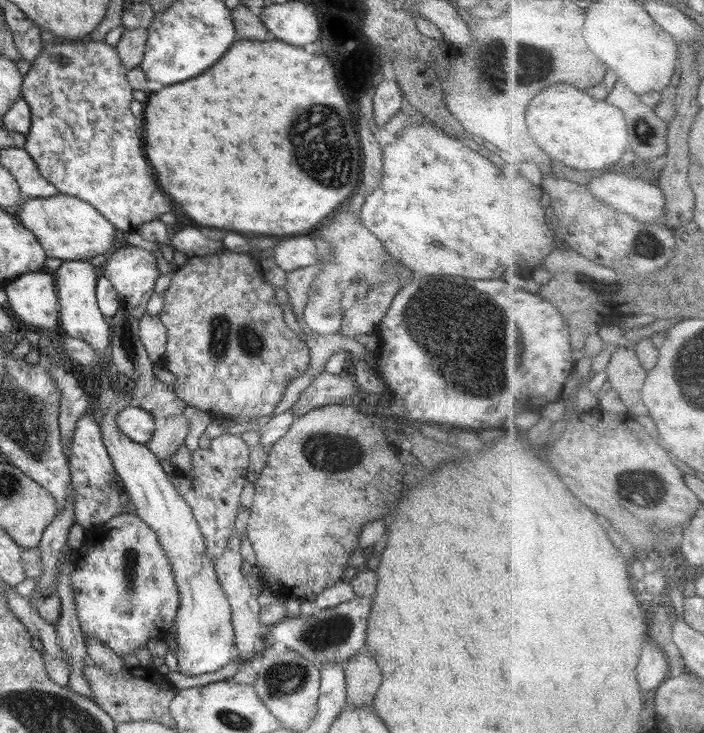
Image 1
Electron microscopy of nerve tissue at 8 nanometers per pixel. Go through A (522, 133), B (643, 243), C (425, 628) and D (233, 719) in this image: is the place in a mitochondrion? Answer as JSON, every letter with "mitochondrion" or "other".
{"A":"other","B":"mitochondrion","C":"other","D":"mitochondrion"}

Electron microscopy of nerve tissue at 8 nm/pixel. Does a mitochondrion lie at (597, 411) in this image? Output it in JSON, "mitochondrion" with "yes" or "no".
{"mitochondrion":"no"}

